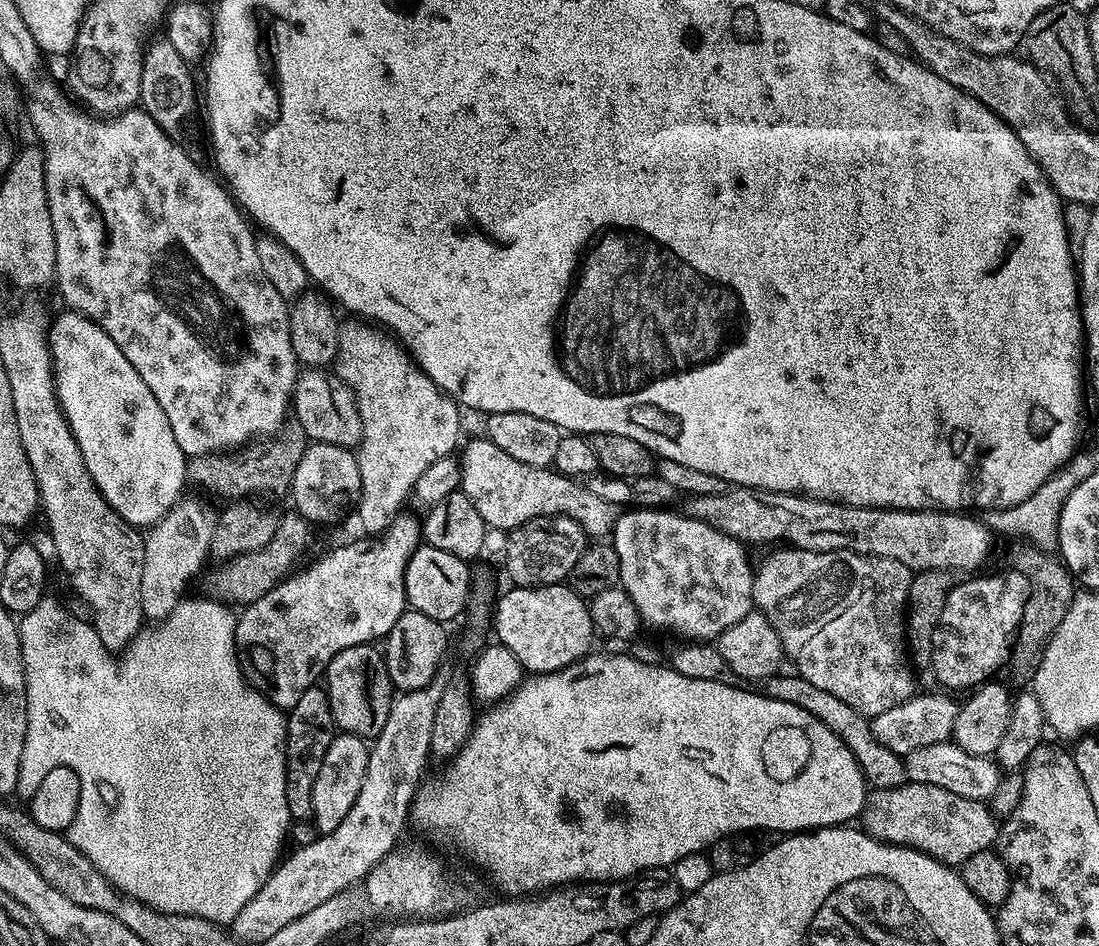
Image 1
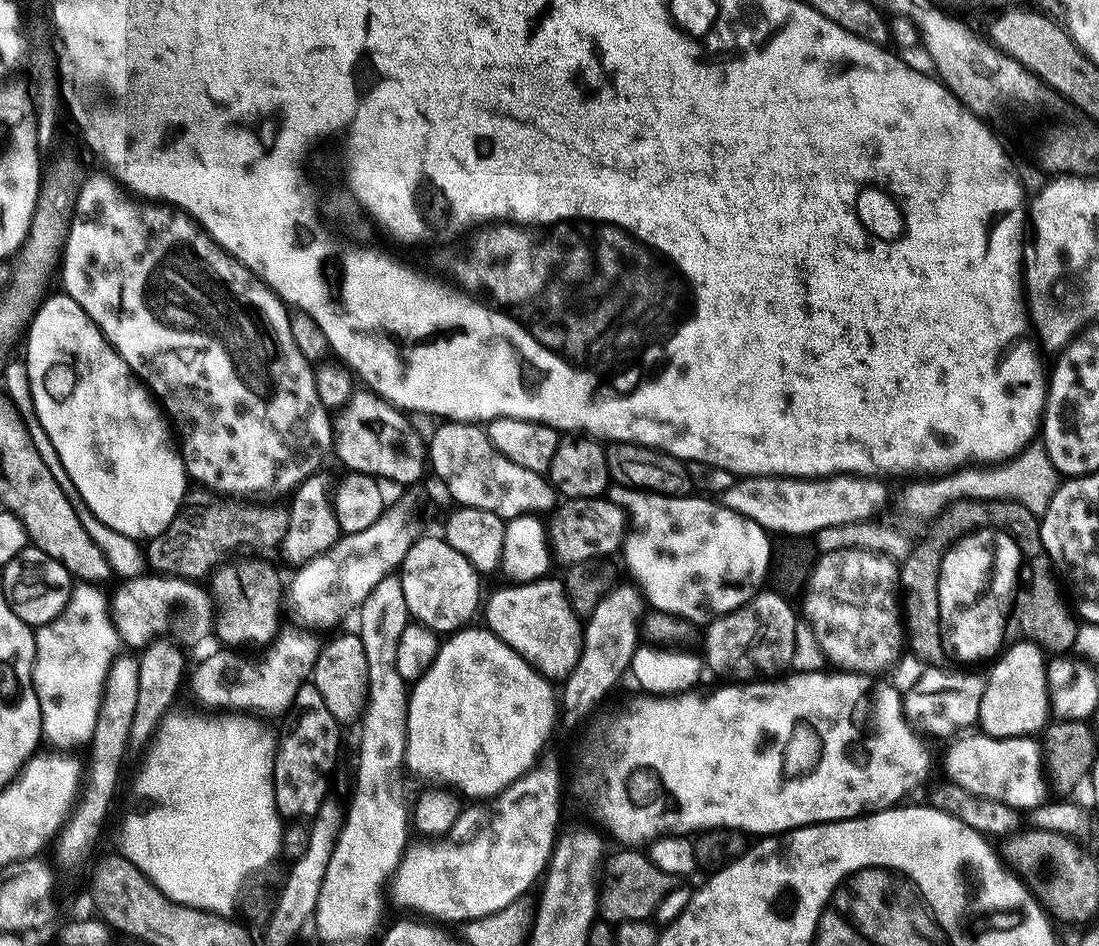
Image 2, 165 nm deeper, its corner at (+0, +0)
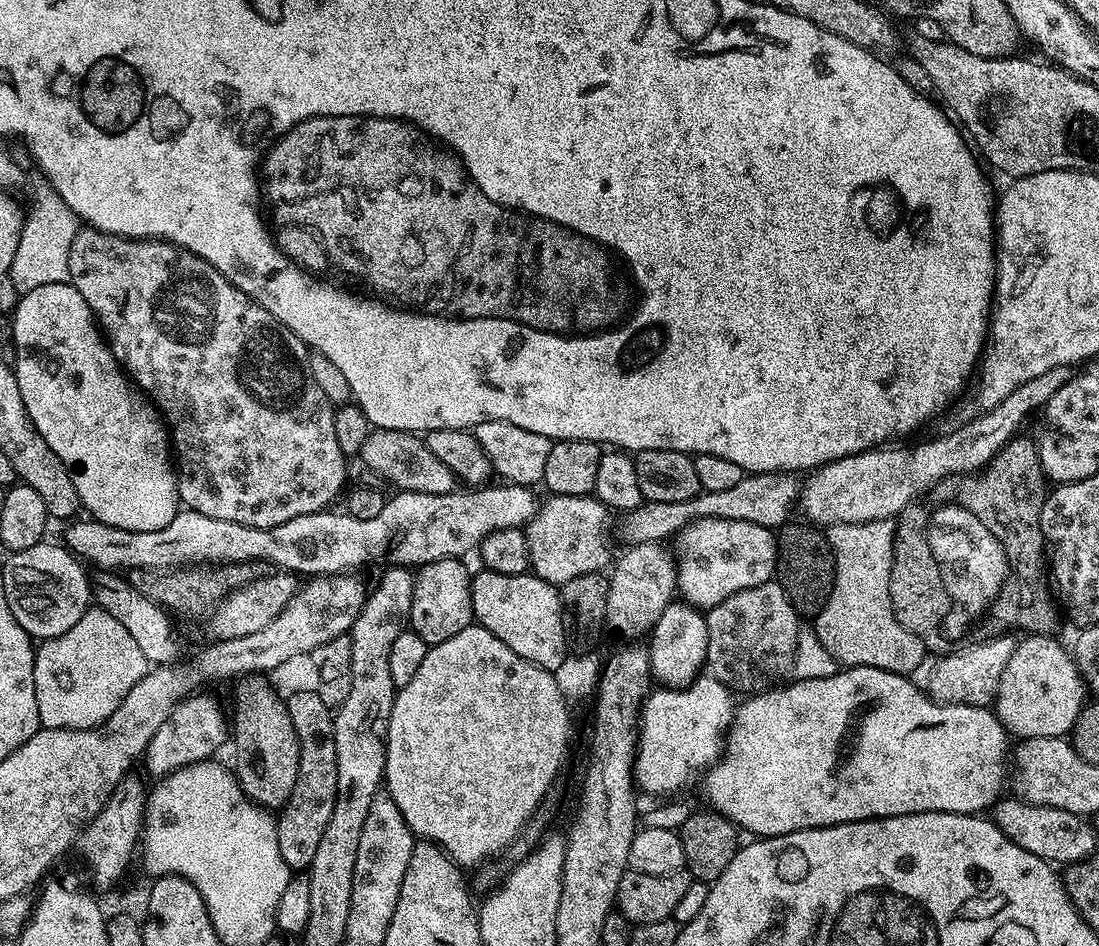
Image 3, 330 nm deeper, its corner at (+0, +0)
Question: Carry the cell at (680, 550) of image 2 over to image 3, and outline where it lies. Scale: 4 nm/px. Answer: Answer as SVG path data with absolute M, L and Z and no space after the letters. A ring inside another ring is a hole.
M701 516L692 521L678 533L680 539L680 556L676 560L675 591L685 605L696 610L707 610L718 606L730 594L738 594L747 588L767 584L776 571L776 537L771 527L763 528L754 522L723 520L713 516Z

